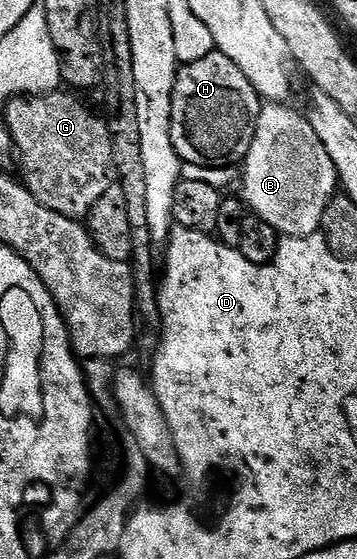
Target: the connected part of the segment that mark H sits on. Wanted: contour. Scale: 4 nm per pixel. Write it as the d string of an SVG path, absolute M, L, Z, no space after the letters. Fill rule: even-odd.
M218 50L205 54L197 62L180 67L175 75L175 89L171 95L171 137L180 161L184 165L196 164L199 168L223 168L226 164L238 165L247 159L249 146L257 126L261 107L259 91L241 74L241 66Z

